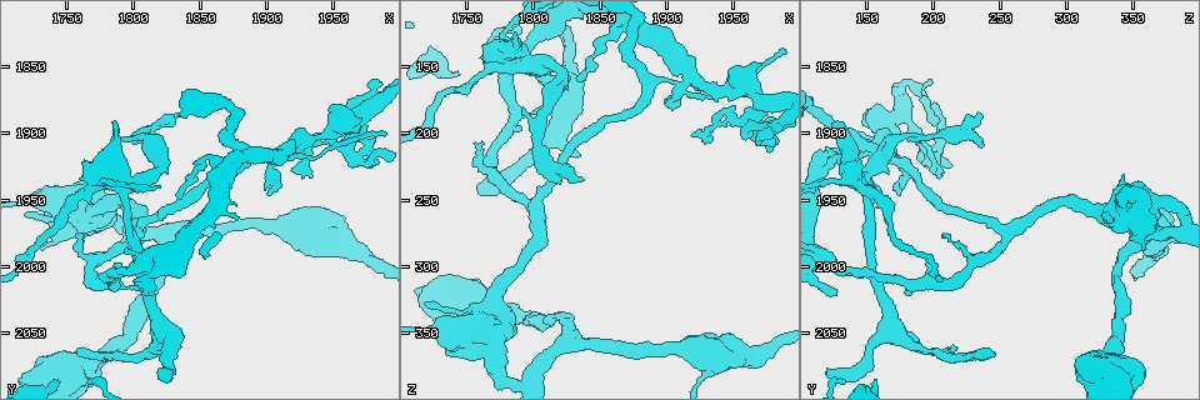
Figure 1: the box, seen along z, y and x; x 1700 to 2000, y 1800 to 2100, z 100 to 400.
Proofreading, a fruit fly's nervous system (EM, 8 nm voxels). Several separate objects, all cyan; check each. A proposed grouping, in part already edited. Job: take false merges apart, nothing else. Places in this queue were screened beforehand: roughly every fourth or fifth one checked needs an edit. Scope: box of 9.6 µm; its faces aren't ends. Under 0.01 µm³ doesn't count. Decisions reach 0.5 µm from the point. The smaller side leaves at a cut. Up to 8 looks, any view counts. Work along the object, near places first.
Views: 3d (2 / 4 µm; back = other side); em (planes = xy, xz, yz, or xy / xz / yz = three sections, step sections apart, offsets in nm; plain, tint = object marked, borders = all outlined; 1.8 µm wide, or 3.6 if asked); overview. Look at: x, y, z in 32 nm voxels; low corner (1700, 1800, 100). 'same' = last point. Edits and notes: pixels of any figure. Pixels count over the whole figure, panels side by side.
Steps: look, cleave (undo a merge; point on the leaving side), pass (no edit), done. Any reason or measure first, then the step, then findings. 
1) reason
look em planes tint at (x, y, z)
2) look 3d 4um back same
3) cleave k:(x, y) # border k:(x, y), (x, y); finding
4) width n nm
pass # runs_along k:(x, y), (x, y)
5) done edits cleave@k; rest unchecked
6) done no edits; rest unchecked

calibre changes
look 3d 4um at (1818, 2040, 168)

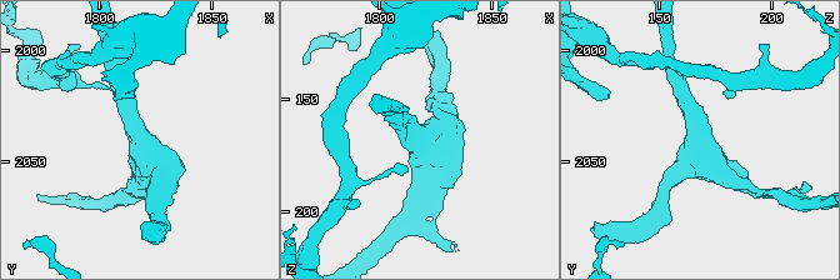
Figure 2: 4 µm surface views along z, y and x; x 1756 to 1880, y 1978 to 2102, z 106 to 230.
arms 3; arm_widths 180, 220, 260 nm; now the EM
look em planes plain at (1820, 2042, 169)

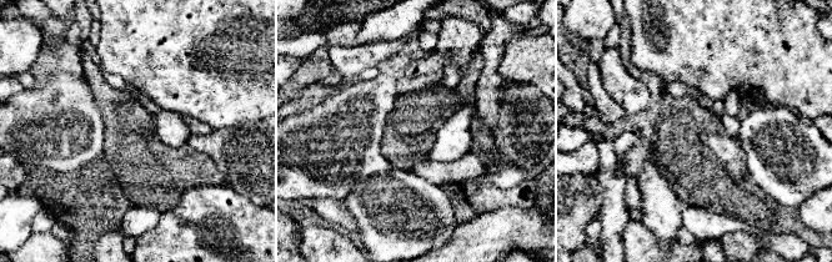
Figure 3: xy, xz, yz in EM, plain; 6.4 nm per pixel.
with the object marked
look em planes tint same

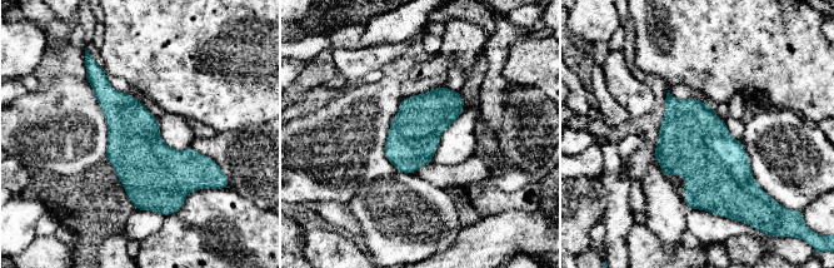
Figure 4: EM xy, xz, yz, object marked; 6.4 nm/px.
pass # one cell here

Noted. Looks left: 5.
abrupt turn
look 3d 2um at (1812, 1898, 226)

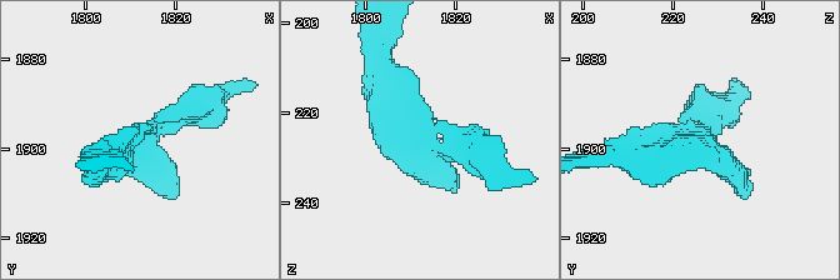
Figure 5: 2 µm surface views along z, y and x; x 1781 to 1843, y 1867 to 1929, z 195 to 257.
need the tissue
look em planes tint at (1810, 1900, 227)

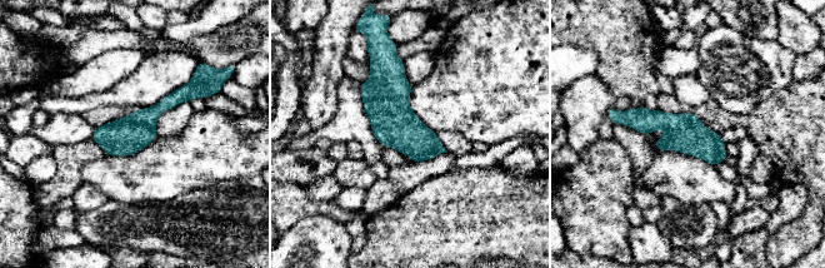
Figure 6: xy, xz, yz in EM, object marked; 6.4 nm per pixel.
width 240 nm
pass # runs_along 6:(616, 119), (666, 120), (723, 155); continuous, no second cell

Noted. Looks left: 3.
four or more arms meet
look em planes tint at (1780, 1930, 140)

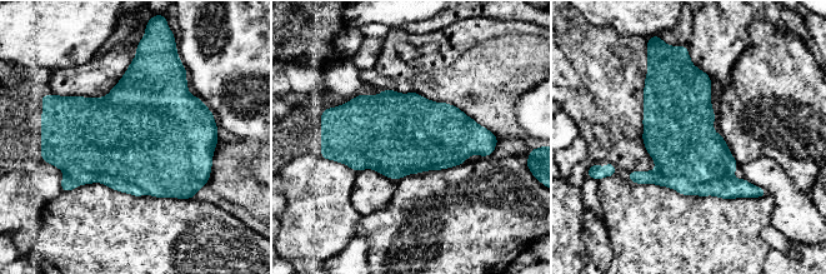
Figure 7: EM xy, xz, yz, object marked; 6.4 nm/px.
width 460 nm
cleave 7:(119, 184) # part_leaving 7:(631, 174), (686, 188), (749, 188); two cells meet here

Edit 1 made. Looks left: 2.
done edits cleave@7; rest unchecked

